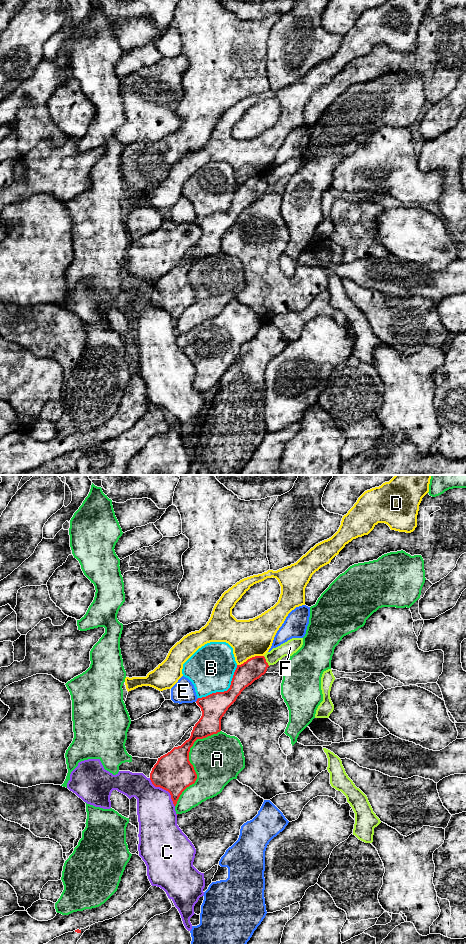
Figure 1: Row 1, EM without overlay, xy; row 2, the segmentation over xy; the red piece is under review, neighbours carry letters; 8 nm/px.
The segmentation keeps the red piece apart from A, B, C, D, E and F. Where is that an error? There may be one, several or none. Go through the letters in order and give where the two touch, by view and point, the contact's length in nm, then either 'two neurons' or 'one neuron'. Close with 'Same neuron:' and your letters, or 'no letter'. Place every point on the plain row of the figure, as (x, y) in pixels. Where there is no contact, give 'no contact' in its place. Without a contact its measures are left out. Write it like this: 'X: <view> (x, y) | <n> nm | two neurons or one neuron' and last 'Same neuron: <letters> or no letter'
A: xy (189, 282) | 700 nm | two neurons
B: xy (224, 211) | 420 nm | two neurons
C: xy (165, 309) | 300 nm | two neurons
D: xy (250, 178) | 240 nm | two neurons
E: xy (197, 220) | 40 nm | two neurons
F: xy (265, 181) | 90 nm | two neurons
Same neuron: no letter

